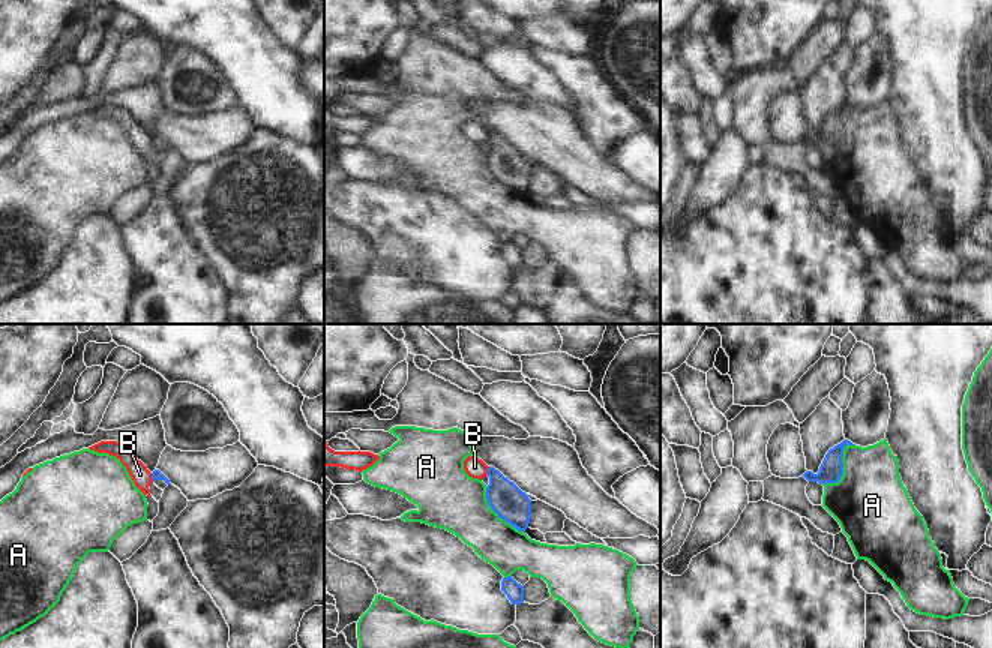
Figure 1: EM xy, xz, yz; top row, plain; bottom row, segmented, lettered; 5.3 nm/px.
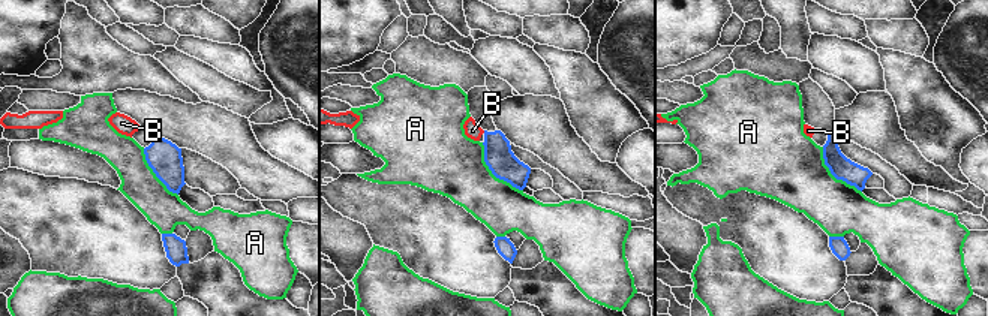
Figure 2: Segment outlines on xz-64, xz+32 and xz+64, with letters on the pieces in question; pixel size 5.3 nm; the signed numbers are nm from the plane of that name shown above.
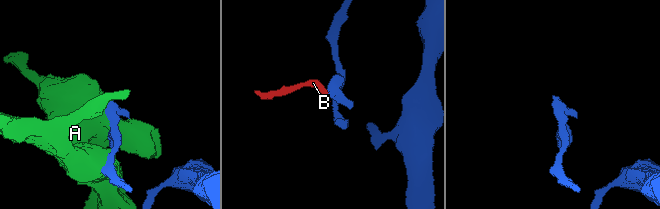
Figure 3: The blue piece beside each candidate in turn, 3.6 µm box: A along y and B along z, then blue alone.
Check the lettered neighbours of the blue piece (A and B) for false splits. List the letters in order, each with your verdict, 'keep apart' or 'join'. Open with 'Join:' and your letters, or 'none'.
Join: none
A: keep apart
B: keep apart

